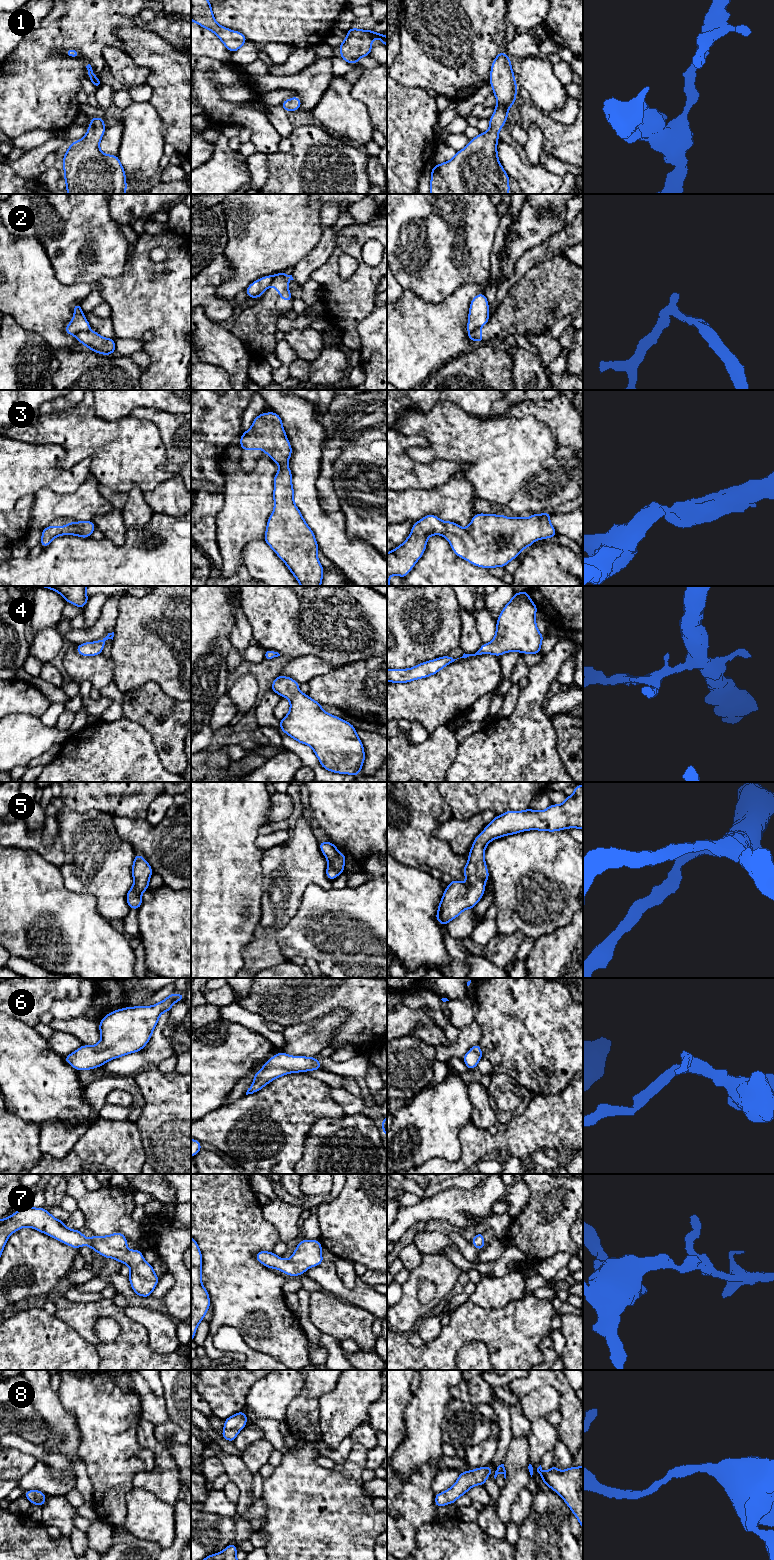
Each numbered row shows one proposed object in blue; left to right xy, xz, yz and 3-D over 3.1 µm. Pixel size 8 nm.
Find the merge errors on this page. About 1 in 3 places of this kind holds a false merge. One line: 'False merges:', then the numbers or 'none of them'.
False merges: 2

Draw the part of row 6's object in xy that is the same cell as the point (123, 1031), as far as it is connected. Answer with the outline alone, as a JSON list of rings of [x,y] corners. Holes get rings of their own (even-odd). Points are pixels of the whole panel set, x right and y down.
[[[171,993],[163,1001],[153,1005],[153,1006],[136,1006],[136,1007],[126,1007],[123,1009],[117,1009],[109,1014],[107,1014],[99,1023],[99,1030],[101,1033],[101,1040],[98,1044],[93,1046],[82,1045],[76,1051],[68,1056],[64,1057],[64,1060],[74,1067],[75,1070],[90,1070],[96,1067],[102,1067],[107,1061],[115,1058],[128,1055],[130,1053],[138,1052],[142,1050],[145,1045],[150,1041],[152,1032],[155,1029],[159,1017],[163,1012],[169,1012],[171,1007],[175,1002],[185,999],[184,994]]]

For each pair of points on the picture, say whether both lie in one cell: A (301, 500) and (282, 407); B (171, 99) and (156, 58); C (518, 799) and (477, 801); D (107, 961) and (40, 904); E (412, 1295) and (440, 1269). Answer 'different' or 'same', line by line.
A: same
B: same
C: same
D: same
E: same

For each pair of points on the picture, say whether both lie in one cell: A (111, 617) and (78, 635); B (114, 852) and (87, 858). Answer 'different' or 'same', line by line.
A: same
B: same

